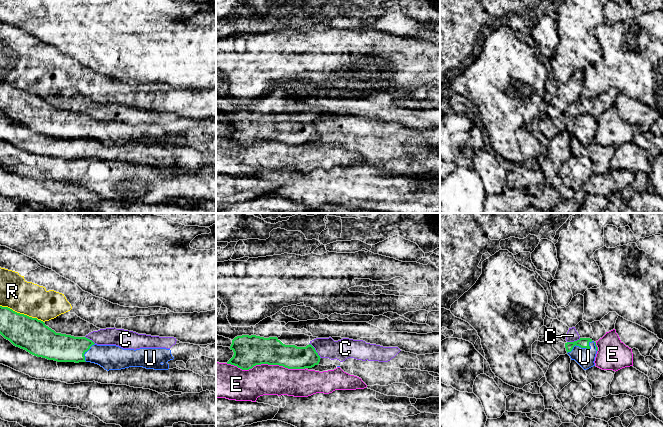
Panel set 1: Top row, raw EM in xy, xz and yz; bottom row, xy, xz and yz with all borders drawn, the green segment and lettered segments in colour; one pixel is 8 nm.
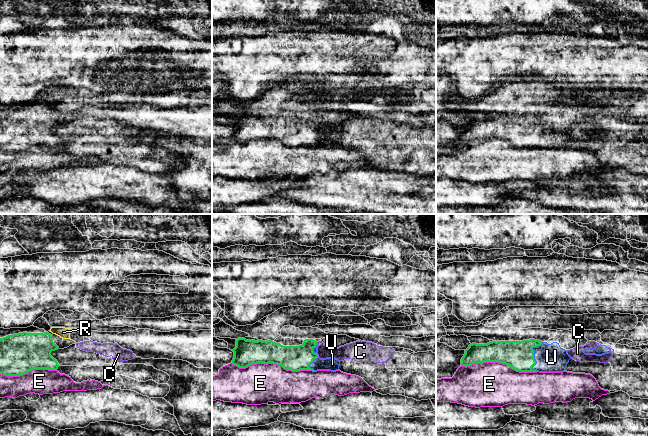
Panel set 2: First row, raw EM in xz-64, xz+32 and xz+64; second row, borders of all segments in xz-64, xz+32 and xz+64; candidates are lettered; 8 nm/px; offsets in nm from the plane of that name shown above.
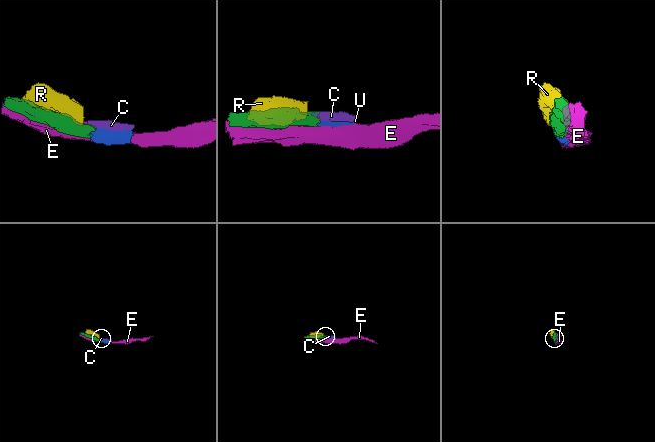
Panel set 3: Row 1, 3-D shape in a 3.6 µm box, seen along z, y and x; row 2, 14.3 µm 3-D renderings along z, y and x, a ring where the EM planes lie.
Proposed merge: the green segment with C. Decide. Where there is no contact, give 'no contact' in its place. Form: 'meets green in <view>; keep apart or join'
meets green in xz; keep apart

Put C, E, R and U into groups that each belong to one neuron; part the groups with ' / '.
C / E / R / U

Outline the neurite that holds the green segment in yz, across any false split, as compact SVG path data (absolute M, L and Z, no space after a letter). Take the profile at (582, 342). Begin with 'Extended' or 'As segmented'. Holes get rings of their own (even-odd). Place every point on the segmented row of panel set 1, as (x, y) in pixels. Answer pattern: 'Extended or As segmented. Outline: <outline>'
Extended. Outline: M580 338L574 342L567 342L565 348L571 360L575 360L584 370L595 366L598 347L592 339Z

